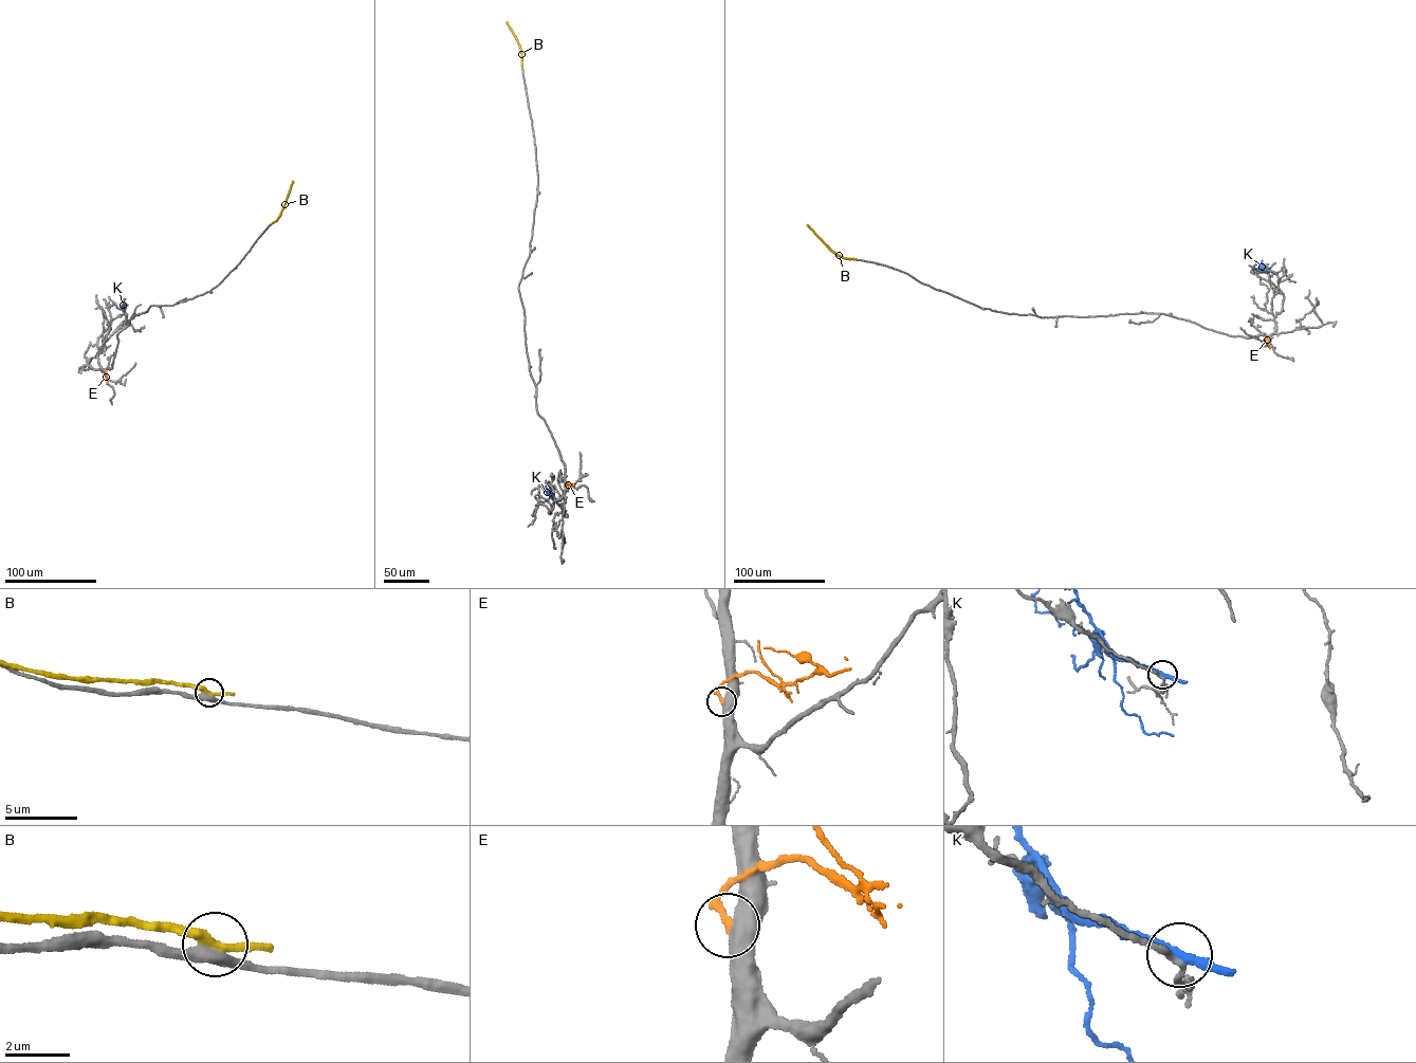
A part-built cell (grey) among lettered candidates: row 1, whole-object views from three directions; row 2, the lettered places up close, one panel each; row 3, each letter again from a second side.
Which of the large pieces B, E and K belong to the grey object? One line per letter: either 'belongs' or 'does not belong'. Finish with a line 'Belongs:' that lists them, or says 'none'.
B: does not belong
E: does not belong
K: does not belong
Belongs: none

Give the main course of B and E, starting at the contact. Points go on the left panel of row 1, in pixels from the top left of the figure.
B: (272, 223), (280, 215), (293, 182)
E: (104, 369), (107, 384)

